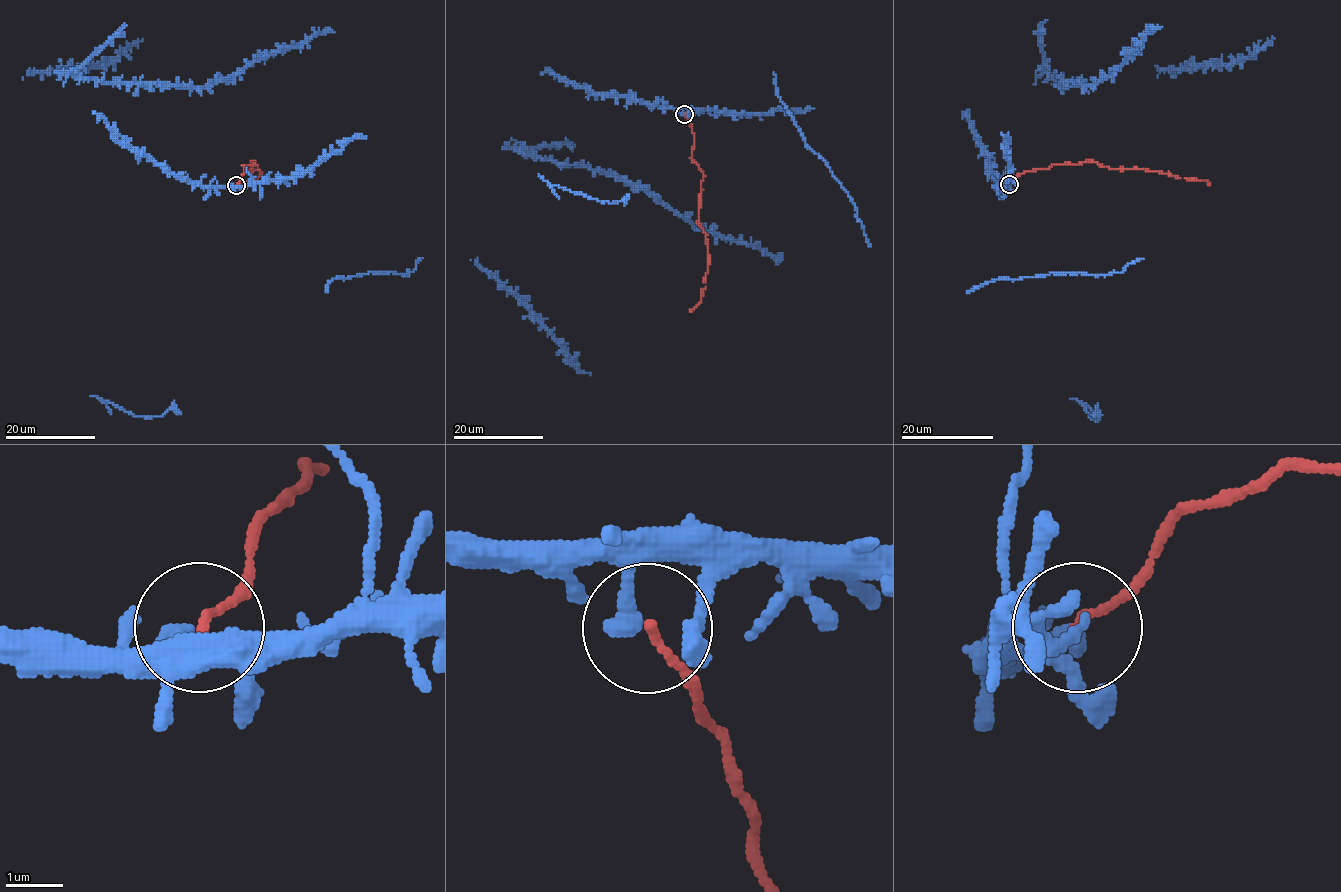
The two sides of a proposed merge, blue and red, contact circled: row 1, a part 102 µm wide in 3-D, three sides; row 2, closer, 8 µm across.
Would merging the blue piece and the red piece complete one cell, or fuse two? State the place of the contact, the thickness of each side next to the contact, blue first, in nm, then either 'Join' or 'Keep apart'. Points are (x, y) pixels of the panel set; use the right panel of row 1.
Place: (1009, 184). Thickness 360 nm (blue) against 140 nm. Keep apart

